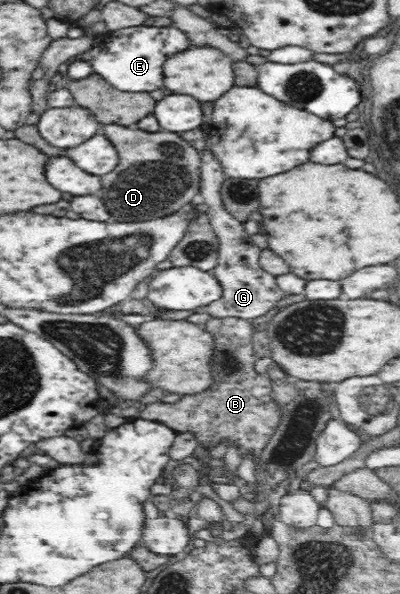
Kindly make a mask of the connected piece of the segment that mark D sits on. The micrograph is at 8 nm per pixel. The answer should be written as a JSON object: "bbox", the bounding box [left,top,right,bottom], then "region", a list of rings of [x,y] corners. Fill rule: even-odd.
{"bbox":[99,125,200,221],"region":[[[103,125],[103,131],[121,157],[117,169],[99,176],[101,200],[105,201],[112,221],[153,221],[167,214],[177,214],[185,205],[199,198],[200,152],[191,142],[181,139],[177,133],[147,133],[123,125]],[[145,165],[149,167],[145,169]]]}

